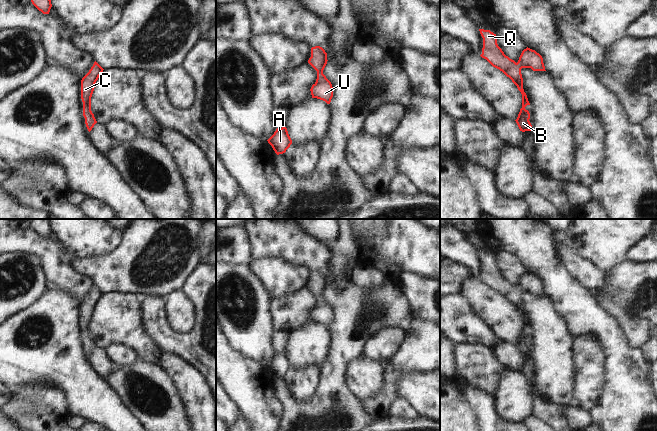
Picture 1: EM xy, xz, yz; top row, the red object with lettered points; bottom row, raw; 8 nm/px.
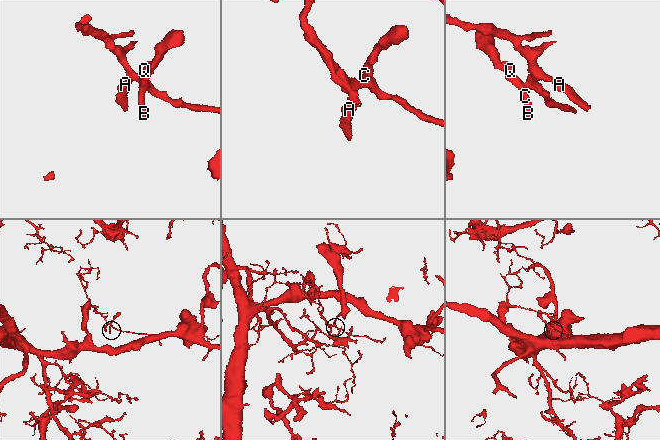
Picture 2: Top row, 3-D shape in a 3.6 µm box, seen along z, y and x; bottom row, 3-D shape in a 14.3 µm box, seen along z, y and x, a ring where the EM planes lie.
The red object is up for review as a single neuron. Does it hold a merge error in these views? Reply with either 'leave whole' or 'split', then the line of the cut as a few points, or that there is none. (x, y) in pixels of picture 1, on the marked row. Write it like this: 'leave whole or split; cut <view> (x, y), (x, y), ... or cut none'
leave whole; cut none

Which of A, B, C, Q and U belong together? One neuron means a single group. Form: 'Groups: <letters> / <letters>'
Groups: A B C Q U.

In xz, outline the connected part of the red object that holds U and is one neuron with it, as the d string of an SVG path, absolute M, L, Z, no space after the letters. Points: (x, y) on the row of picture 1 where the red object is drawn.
M315 46L311 48L311 57L308 63L317 71L316 82L310 89L312 98L317 98L330 104L333 97L333 87L331 82L323 74L327 61L327 53L322 47Z

